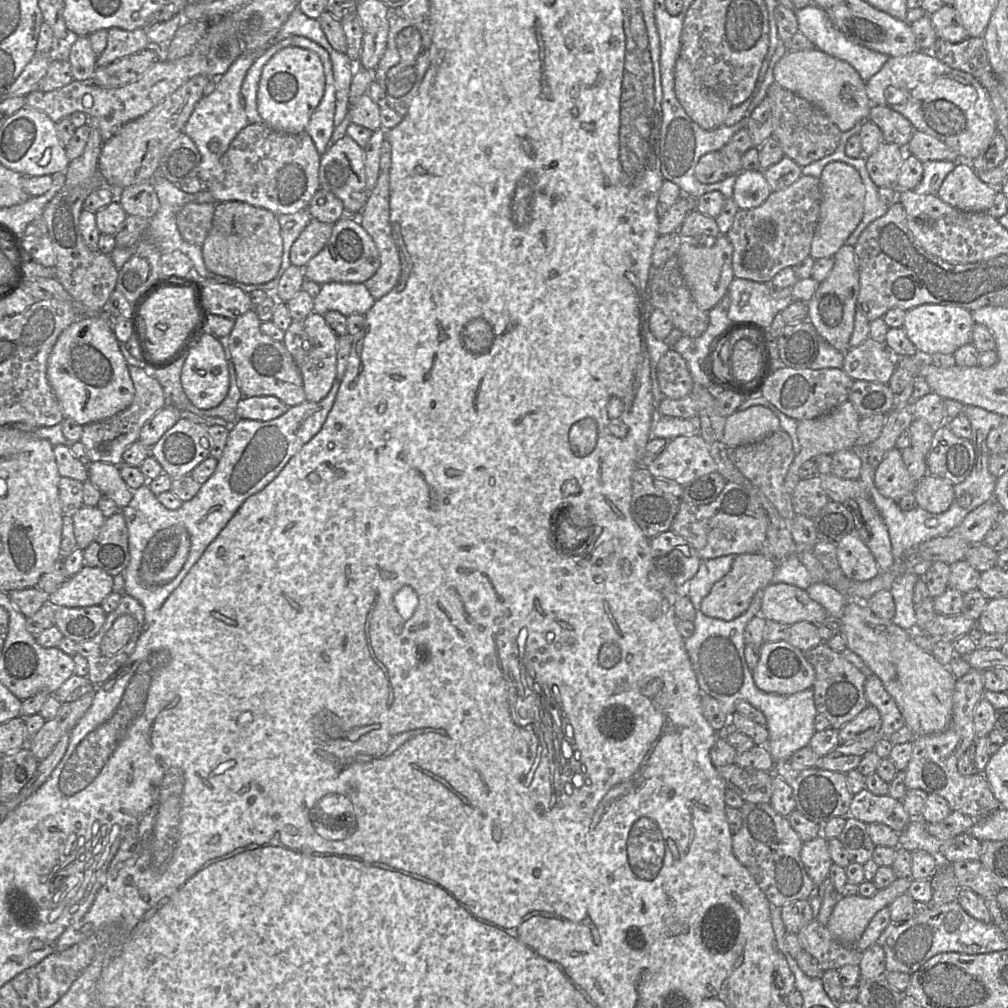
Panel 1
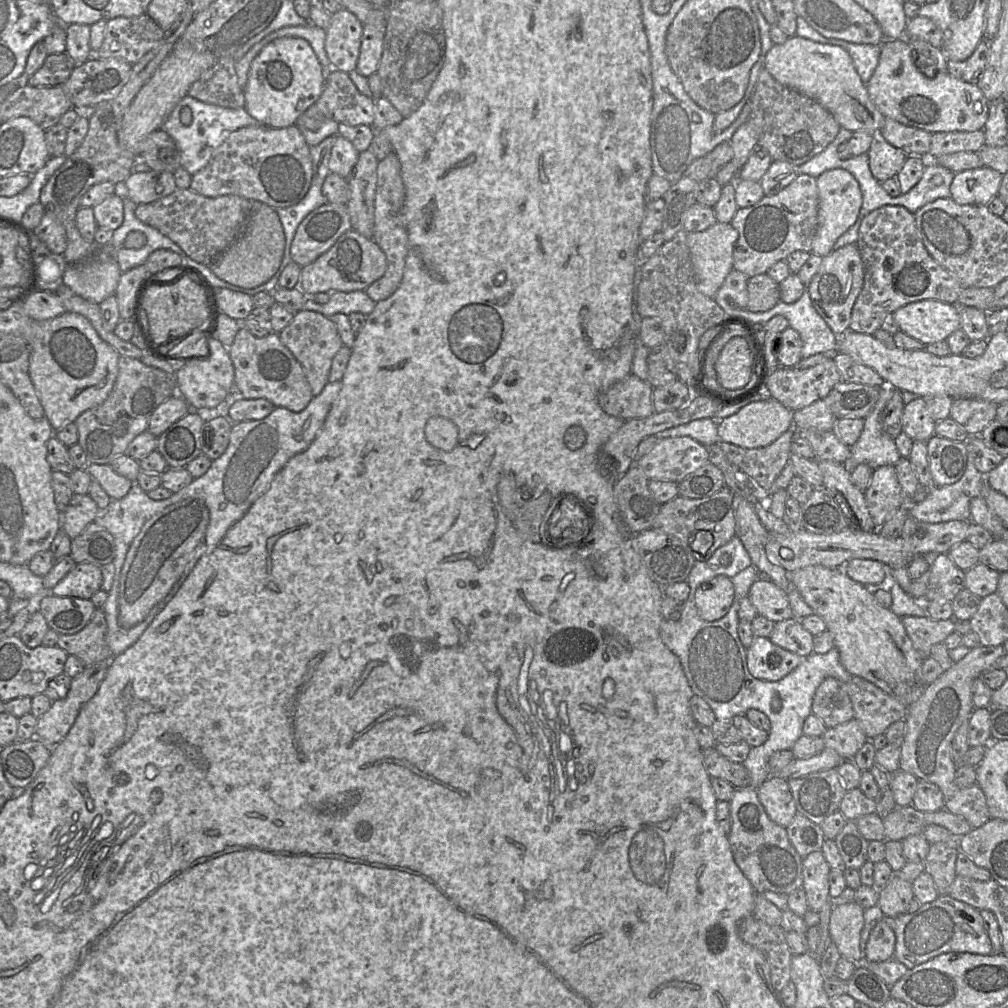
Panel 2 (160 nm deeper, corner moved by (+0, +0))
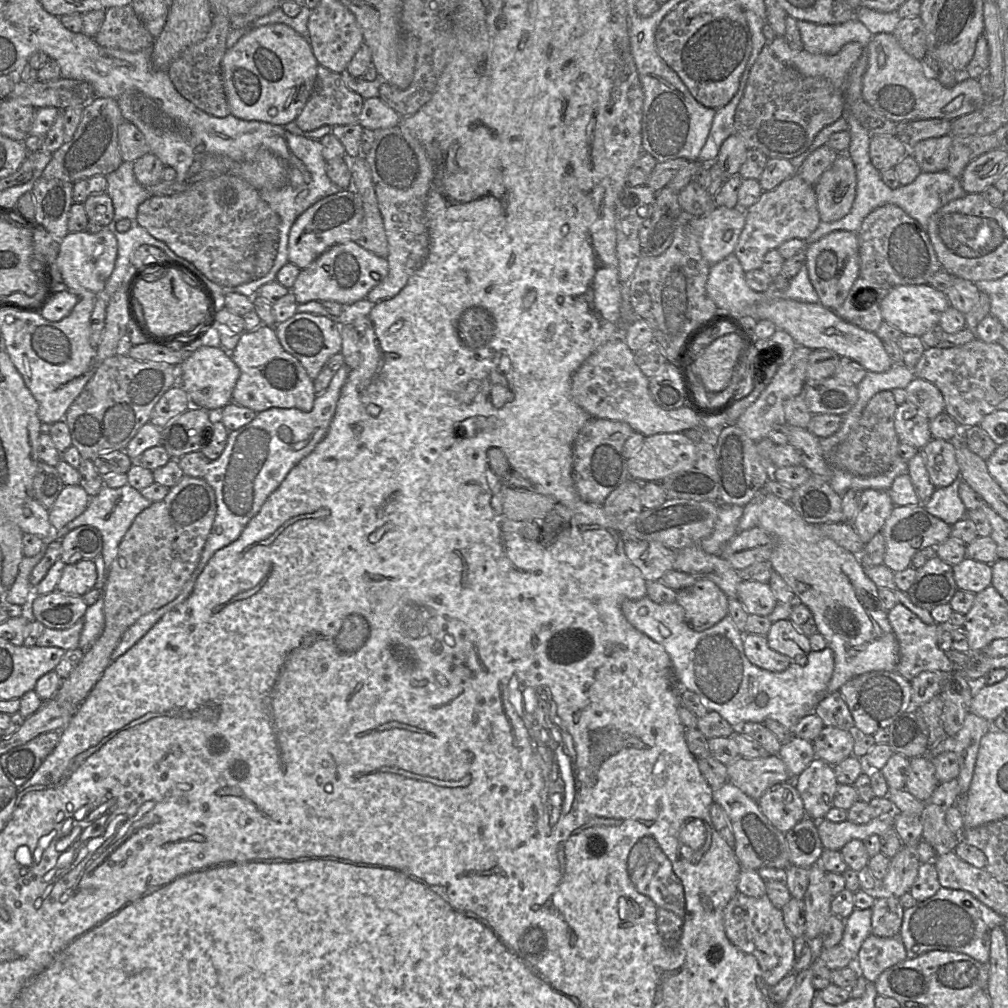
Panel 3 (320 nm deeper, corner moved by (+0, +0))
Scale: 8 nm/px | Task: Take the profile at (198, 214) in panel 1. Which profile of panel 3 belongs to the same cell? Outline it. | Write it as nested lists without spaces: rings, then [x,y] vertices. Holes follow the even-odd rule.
[[[221,175],[215,178],[198,181],[190,184],[184,192],[170,196],[152,195],[139,205],[137,220],[139,225],[145,228],[150,235],[164,242],[176,255],[192,263],[208,280],[220,286],[234,287],[255,280],[254,271],[256,267],[256,255],[263,243],[274,242],[276,243],[276,249],[278,250],[280,216],[262,199],[256,188],[244,179],[234,175]]]

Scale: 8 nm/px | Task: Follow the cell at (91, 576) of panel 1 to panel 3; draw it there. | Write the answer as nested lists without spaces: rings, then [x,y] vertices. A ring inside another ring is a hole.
[[[92,559],[66,564],[57,590],[69,595],[83,596],[94,588],[96,579],[97,571]]]

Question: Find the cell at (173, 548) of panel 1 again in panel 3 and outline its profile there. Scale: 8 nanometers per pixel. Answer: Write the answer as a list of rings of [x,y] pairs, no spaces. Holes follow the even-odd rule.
[[[184,475],[175,486],[169,489],[162,500],[153,502],[135,517],[123,536],[118,546],[117,555],[110,564],[107,573],[105,570],[105,584],[102,588],[104,629],[99,638],[85,651],[83,658],[70,675],[62,679],[60,688],[53,697],[62,708],[76,713],[112,662],[111,654],[124,632],[141,616],[168,604],[179,595],[199,563],[215,519],[216,509],[215,493],[204,478]]]

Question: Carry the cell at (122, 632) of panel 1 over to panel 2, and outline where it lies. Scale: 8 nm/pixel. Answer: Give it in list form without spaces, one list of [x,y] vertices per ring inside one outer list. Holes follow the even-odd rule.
[[[102,609],[94,611],[88,624],[79,632],[59,635],[57,645],[68,655],[78,657],[85,666],[102,661],[110,661],[111,652],[105,642],[107,622]]]

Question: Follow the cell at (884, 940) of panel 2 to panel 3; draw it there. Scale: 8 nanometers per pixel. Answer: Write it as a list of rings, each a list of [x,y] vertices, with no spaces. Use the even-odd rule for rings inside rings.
[[[882,891],[875,893],[871,934],[879,937],[893,937],[900,934],[904,908],[899,898]]]

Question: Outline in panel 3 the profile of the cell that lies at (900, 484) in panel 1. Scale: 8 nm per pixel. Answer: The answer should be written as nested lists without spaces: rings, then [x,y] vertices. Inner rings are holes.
[[[875,489],[862,491],[856,514],[851,523],[865,544],[880,532],[893,508],[894,504],[888,491]]]

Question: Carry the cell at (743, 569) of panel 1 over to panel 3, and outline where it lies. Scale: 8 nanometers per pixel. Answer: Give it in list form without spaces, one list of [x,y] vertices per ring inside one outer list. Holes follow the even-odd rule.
[[[697,579],[693,585],[677,590],[675,602],[684,609],[688,625],[697,632],[728,615],[728,597],[708,579]]]

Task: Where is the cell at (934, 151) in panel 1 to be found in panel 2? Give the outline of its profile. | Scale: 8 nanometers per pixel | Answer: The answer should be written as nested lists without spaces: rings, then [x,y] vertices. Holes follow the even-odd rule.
[[[984,130],[949,131],[932,134],[929,159],[960,151],[977,152],[985,144]]]

